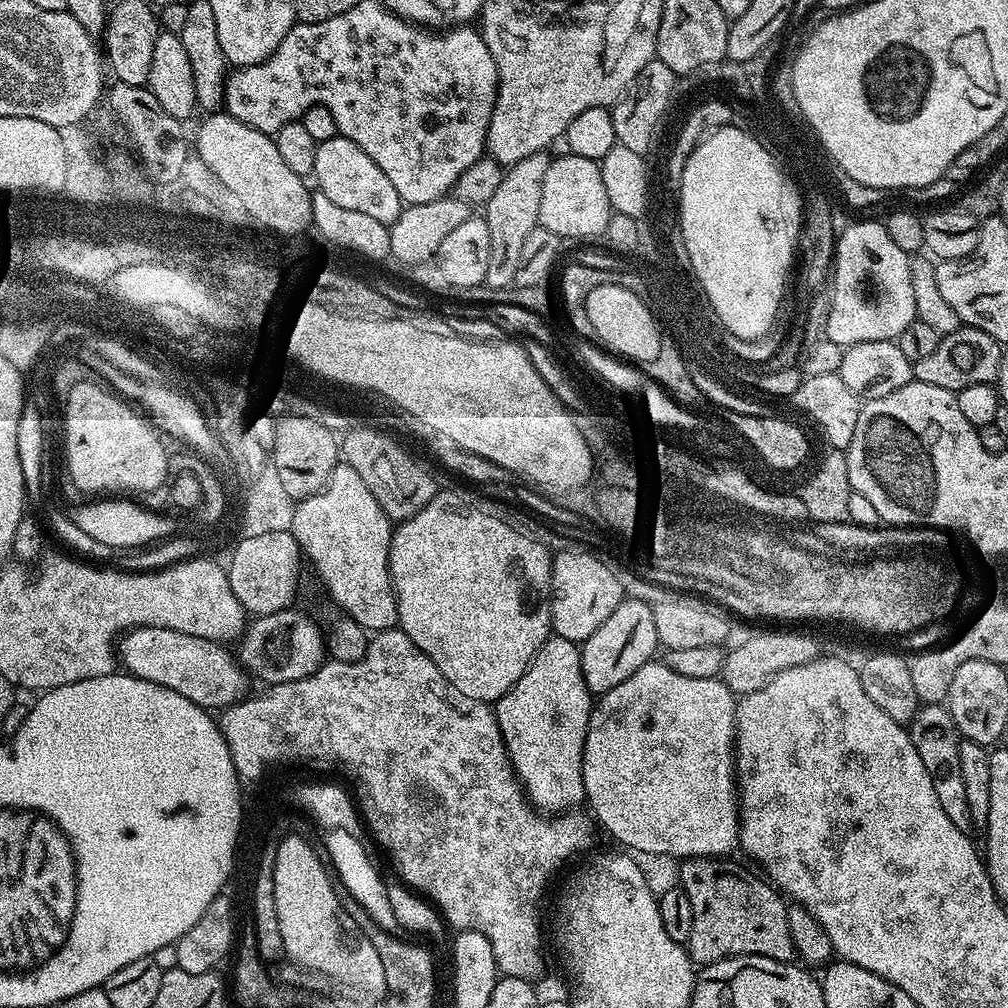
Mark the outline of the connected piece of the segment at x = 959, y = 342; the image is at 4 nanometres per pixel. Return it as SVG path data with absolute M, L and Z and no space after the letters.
M962 326L950 334L941 336L937 348L927 358L912 365L913 377L930 386L942 386L942 390L961 392L966 386L995 385L1000 379L1002 358L1006 355L1000 341L990 338L977 328Z

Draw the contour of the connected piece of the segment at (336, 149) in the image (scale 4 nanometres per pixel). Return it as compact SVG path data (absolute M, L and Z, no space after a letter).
M339 134L316 145L312 176L314 181L316 180L315 187L322 194L326 194L330 202L344 207L345 210L358 210L359 213L389 226L399 218L406 207L404 201L400 199L398 190L394 190L390 178L382 174L378 162L374 162L370 154L358 150L358 146L350 142L350 138Z

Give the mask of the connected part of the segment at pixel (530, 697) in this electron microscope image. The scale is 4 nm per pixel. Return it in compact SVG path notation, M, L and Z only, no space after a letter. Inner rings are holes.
M555 634L534 654L530 666L501 700L495 701L494 711L512 769L520 779L520 787L533 808L544 814L563 814L579 809L585 803L582 762L588 723L594 707L593 693L582 678L581 645Z

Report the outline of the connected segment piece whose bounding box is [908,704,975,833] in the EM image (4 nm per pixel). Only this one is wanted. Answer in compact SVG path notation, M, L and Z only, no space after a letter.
M925 704L918 708L912 722L908 724L909 736L914 742L918 756L926 768L927 774L937 791L938 802L946 813L946 818L958 827L958 830L971 833L975 824L970 814L970 806L966 799L966 784L962 779L960 754L960 735L954 726L953 719L945 705Z

